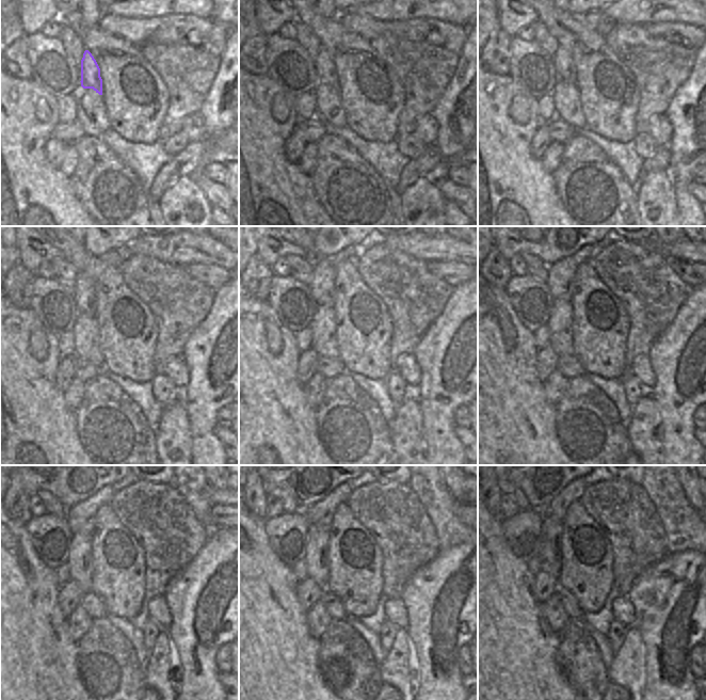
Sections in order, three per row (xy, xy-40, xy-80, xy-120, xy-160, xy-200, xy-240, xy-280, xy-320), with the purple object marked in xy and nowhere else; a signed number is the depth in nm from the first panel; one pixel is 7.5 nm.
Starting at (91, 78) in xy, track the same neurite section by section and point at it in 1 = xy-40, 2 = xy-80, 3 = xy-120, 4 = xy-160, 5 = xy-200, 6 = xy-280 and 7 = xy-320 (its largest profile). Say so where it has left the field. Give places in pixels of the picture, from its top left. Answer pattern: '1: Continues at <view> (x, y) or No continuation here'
1: Continues at xy-40 (324, 64)
2: Continues at xy-80 (564, 66)
3: Continues at xy-120 (84, 293)
4: Continues at xy-160 (322, 286)
5: Continues at xy-200 (560, 281)
6: Continues at xy-280 (320, 514)
7: Continues at xy-320 (557, 510)

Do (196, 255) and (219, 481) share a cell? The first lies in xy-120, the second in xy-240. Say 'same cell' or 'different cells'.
different cells

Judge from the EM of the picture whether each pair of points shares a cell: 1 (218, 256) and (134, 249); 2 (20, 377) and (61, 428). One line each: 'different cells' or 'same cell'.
1: same cell
2: same cell

